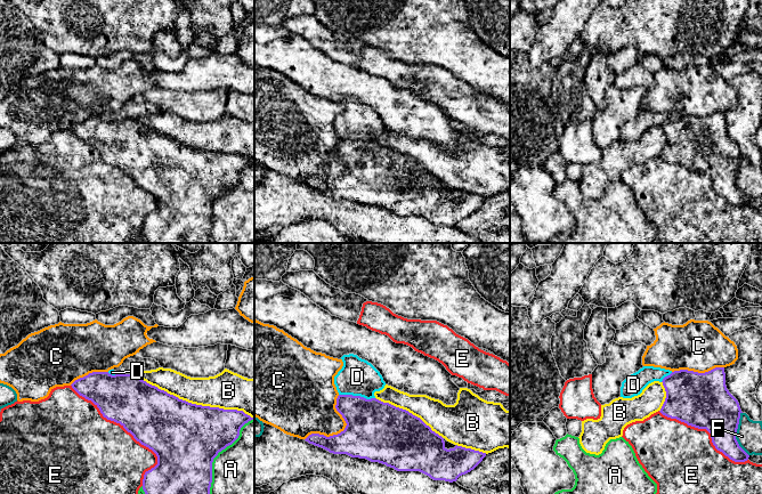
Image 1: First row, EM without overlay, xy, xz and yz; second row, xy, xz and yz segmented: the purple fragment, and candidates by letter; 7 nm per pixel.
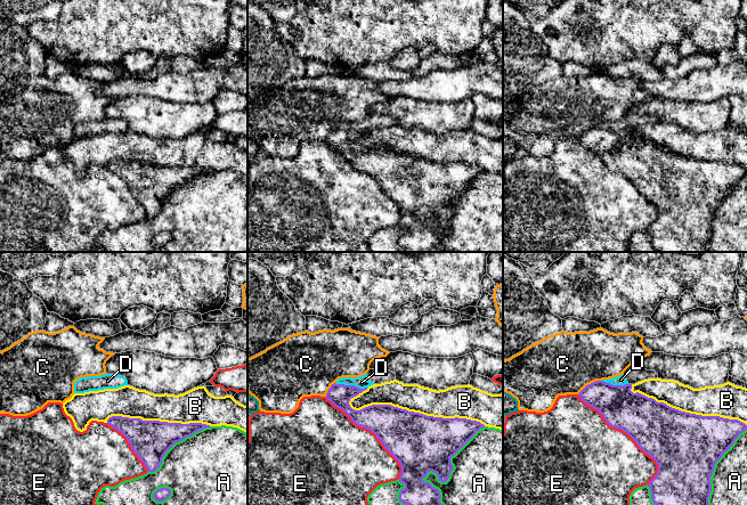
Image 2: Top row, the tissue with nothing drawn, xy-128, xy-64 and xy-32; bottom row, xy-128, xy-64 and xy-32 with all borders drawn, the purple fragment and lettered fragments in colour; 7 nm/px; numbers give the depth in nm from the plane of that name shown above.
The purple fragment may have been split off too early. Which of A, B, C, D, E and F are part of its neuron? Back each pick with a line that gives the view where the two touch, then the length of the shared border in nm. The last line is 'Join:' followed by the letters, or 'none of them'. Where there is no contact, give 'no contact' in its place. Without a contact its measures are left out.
Join: none of them

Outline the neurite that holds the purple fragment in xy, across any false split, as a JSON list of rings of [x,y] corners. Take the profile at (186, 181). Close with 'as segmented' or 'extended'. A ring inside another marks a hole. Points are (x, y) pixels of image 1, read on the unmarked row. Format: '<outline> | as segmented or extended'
[[[92,116],[71,130],[80,140],[91,145],[104,162],[120,168],[137,186],[156,199],[157,209],[146,216],[143,224],[148,243],[213,243],[210,240],[213,203],[238,183],[245,168],[253,164],[243,155],[179,144],[135,119]]] | as segmented

